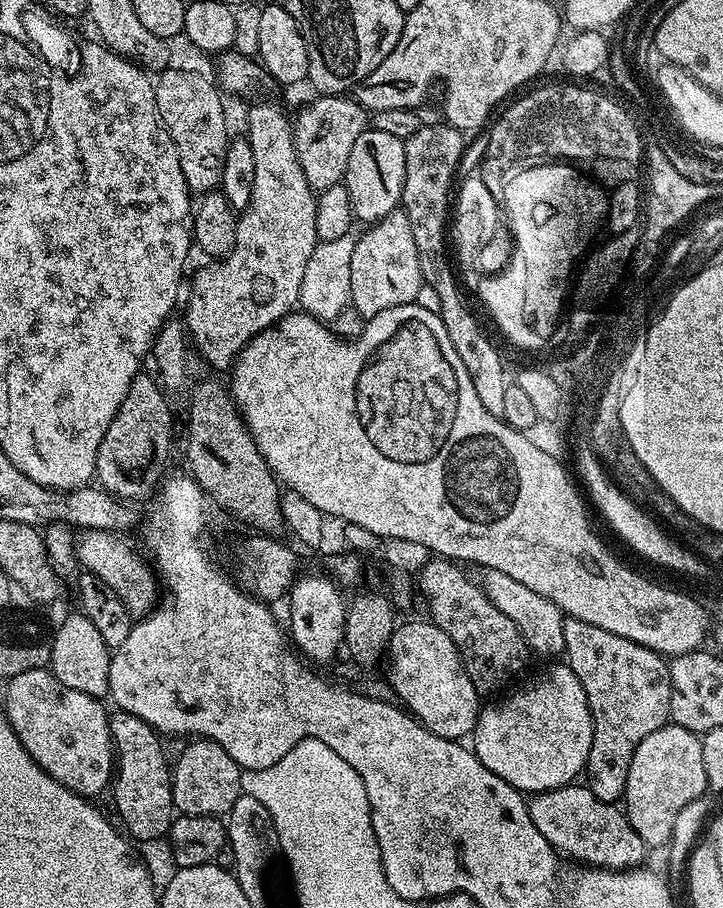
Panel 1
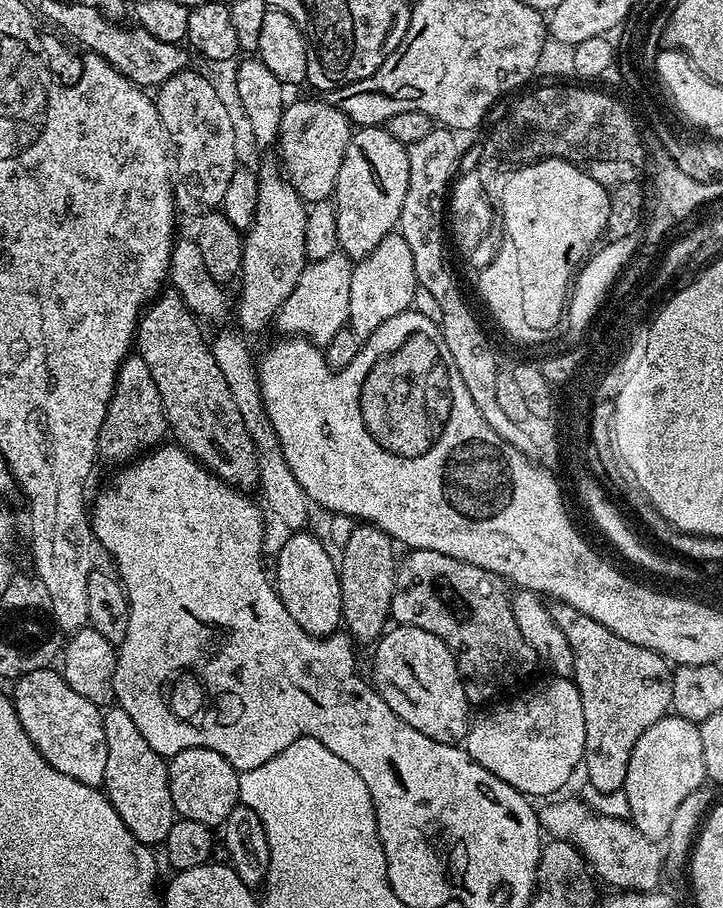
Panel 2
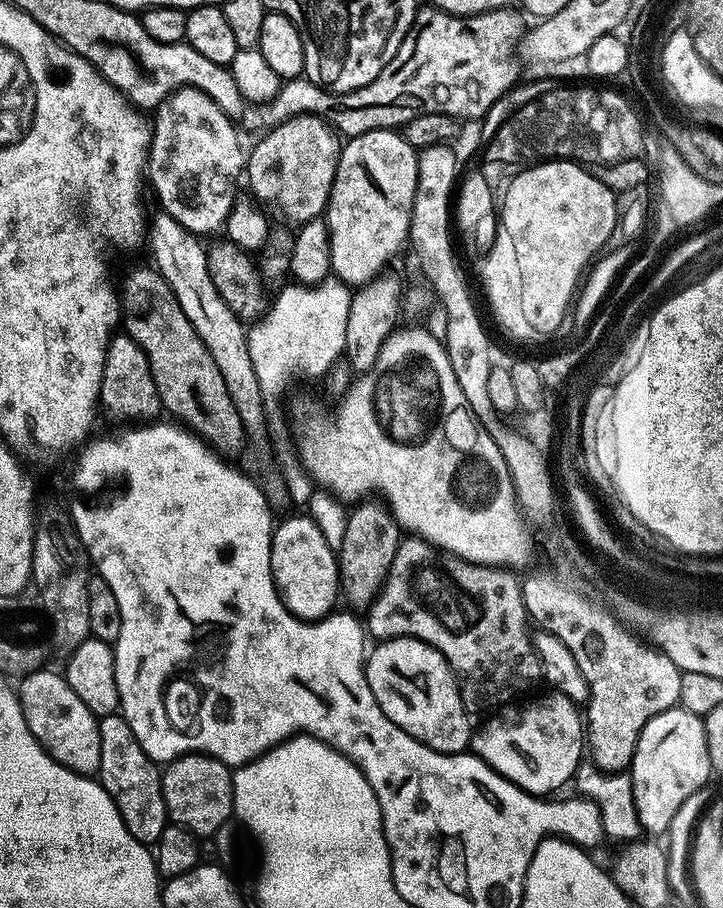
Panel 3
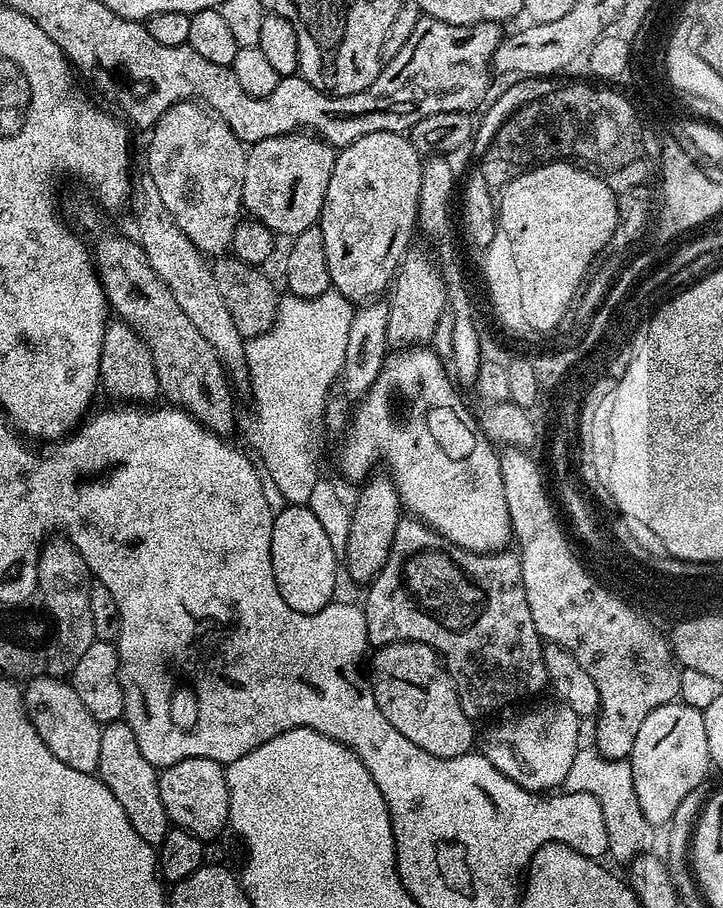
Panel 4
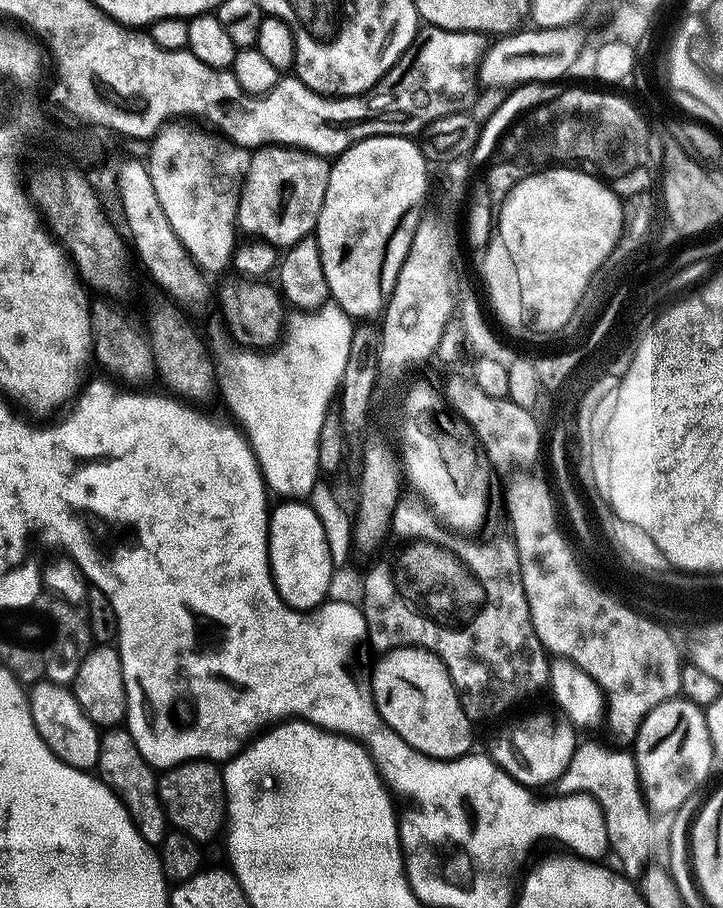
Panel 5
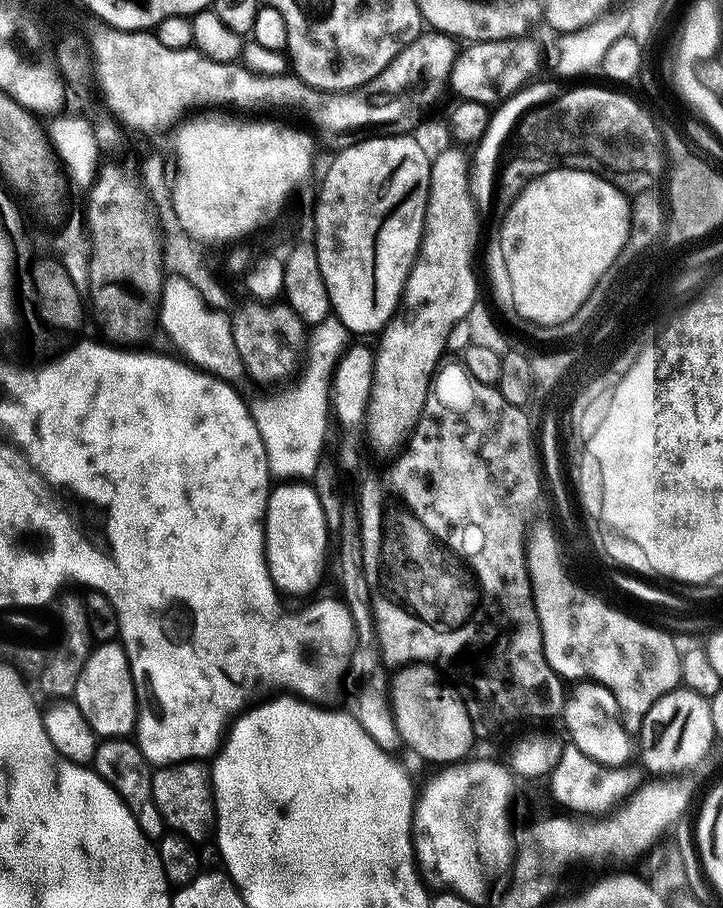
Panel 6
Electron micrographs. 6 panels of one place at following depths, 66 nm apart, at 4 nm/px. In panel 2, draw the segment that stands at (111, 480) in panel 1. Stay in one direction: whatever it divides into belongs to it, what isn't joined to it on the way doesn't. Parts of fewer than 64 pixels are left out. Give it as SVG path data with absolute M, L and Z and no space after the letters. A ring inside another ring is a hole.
M130 354L122 362L116 379L116 389L106 410L102 430L98 434L98 456L101 461L109 460L115 466L124 466L157 447L165 435L169 435L168 419L162 406L162 394L150 374L150 366L138 354Z

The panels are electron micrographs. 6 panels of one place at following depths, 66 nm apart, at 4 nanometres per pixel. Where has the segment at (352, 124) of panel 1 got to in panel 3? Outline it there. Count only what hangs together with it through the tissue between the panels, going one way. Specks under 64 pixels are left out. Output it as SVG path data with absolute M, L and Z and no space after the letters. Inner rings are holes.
M298 114L285 120L279 121L266 136L262 136L259 142L255 146L251 154L246 158L246 180L250 184L249 191L256 196L256 198L262 202L276 202L277 206L292 220L296 220L295 223L301 224L308 220L315 220L323 215L323 212L327 209L328 198L330 190L333 188L334 175L337 174L337 166L340 161L340 149L342 147L338 137L337 131L333 128L333 125L329 124L325 117L316 116L314 114Z

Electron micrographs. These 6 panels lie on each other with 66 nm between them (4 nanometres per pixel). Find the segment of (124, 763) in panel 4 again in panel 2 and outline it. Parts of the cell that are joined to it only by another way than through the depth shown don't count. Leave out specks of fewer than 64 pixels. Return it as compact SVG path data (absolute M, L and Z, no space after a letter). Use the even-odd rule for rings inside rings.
M112 706L102 715L102 730L106 730L106 774L102 791L118 810L118 818L126 822L126 830L138 842L149 846L163 845L170 826L178 819L170 798L168 760L150 750L150 742L142 738L134 718L118 706Z

